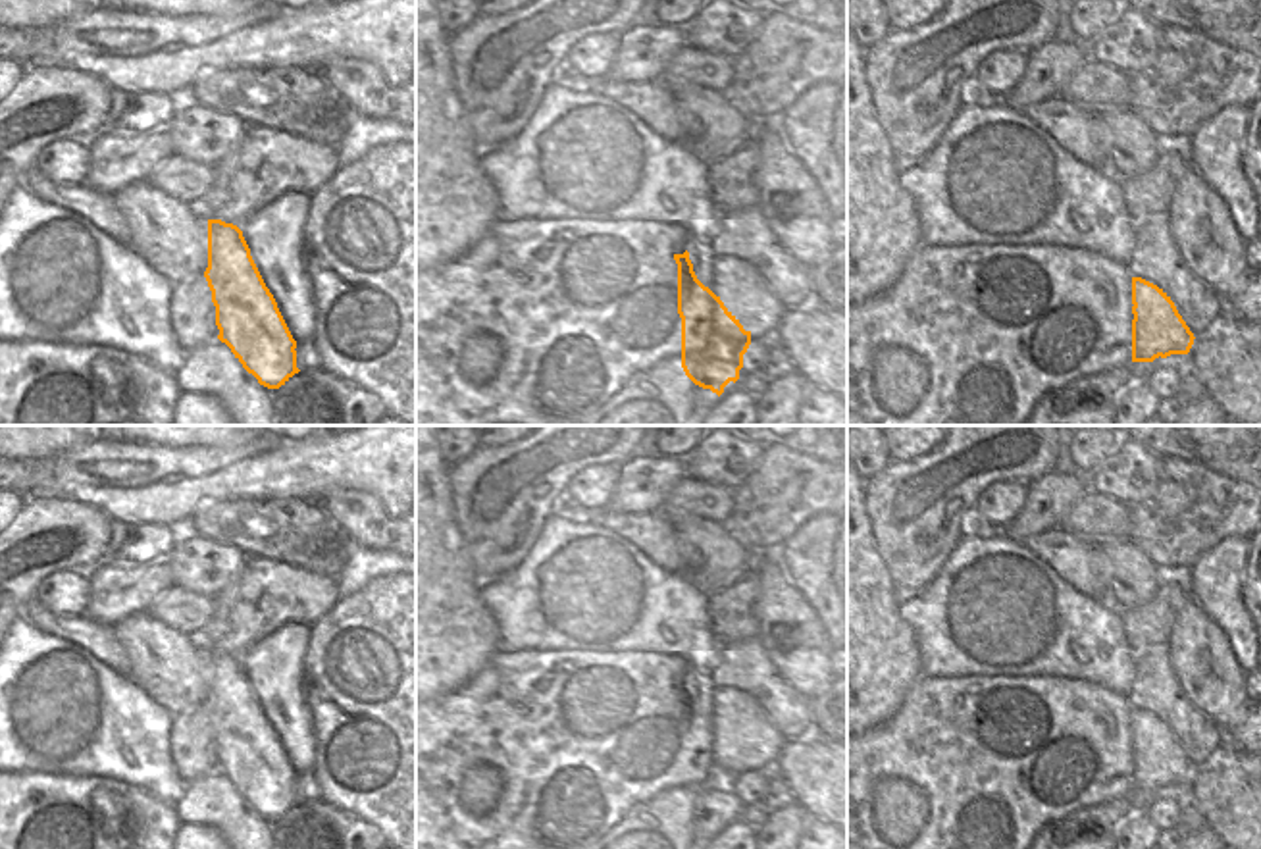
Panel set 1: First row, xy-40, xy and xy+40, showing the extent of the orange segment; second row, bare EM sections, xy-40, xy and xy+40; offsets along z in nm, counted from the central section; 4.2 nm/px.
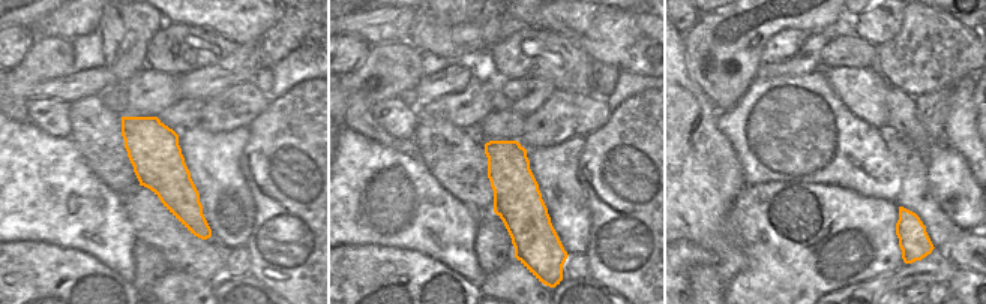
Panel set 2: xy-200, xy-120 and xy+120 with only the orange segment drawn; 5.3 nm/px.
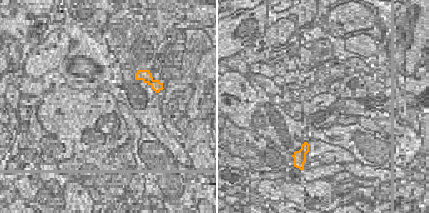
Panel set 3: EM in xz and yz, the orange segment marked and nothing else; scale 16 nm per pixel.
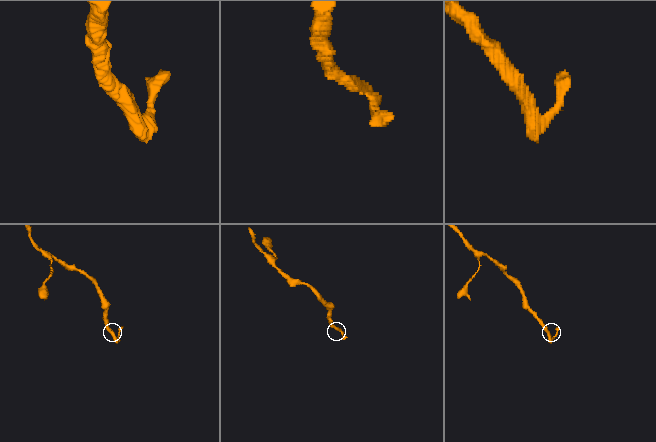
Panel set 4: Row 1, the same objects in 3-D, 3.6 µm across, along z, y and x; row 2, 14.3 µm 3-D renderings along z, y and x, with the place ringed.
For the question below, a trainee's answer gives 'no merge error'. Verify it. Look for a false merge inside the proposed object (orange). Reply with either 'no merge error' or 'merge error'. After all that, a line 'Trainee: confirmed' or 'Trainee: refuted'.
merge error
Trainee: refuted

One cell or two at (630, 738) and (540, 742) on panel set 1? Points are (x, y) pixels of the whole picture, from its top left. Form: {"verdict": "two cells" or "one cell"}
{"verdict": "two cells"}

